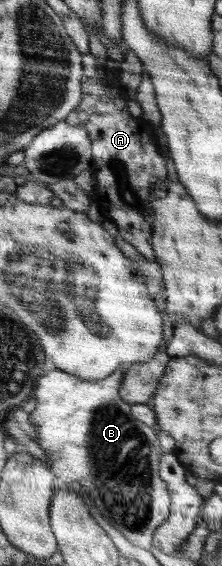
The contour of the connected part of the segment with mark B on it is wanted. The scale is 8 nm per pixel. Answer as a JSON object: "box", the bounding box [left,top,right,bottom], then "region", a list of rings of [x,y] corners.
{"box":[29,368,171,550],"region":[[[125,368],[117,369],[113,374],[110,374],[107,378],[103,380],[98,380],[99,382],[85,382],[82,378],[77,378],[72,374],[66,373],[64,370],[51,370],[38,378],[38,384],[34,389],[35,400],[37,401],[35,410],[29,414],[31,422],[33,422],[33,426],[37,428],[37,443],[43,450],[45,450],[45,454],[49,456],[49,462],[45,462],[45,464],[51,464],[51,470],[54,472],[56,476],[56,487],[69,489],[69,484],[75,484],[75,482],[79,482],[81,486],[85,486],[87,490],[89,490],[89,496],[93,498],[93,504],[95,504],[95,508],[99,510],[100,514],[105,516],[105,520],[109,520],[109,524],[115,528],[115,530],[119,530],[127,540],[136,547],[150,550],[152,547],[152,538],[157,530],[158,526],[161,526],[169,516],[171,499],[170,492],[168,486],[159,478],[160,472],[160,458],[162,455],[162,451],[160,448],[159,441],[157,439],[158,432],[156,427],[147,426],[139,422],[137,419],[132,417],[131,407],[128,405],[119,395],[119,389],[121,389],[121,383],[123,383],[124,379],[124,371]]]}

